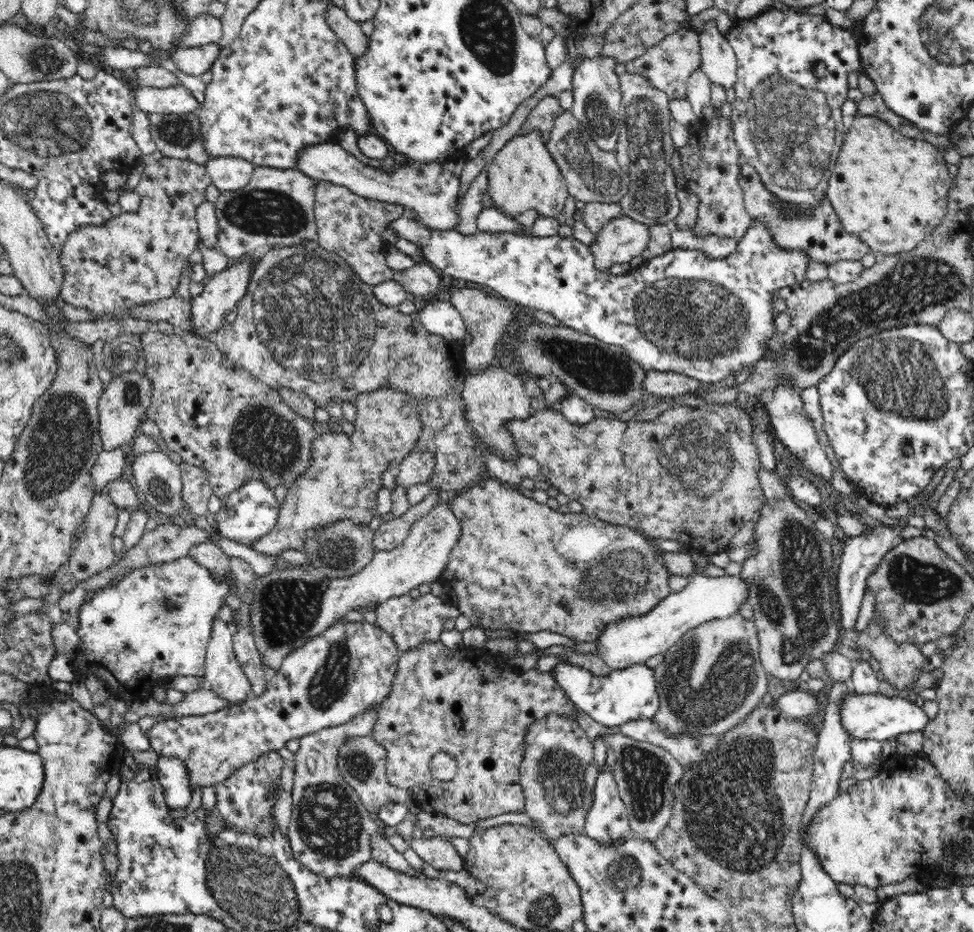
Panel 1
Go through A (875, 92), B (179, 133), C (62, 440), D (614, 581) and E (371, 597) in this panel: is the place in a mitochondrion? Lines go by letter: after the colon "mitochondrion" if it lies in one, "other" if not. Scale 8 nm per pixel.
A: other
B: mitochondrion
C: mitochondrion
D: mitochondrion
E: other

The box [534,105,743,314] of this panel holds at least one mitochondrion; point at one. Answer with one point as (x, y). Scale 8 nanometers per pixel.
(589, 170)

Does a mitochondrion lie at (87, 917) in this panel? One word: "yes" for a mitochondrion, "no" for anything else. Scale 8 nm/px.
no

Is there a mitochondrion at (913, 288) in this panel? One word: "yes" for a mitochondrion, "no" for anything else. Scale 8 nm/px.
yes

